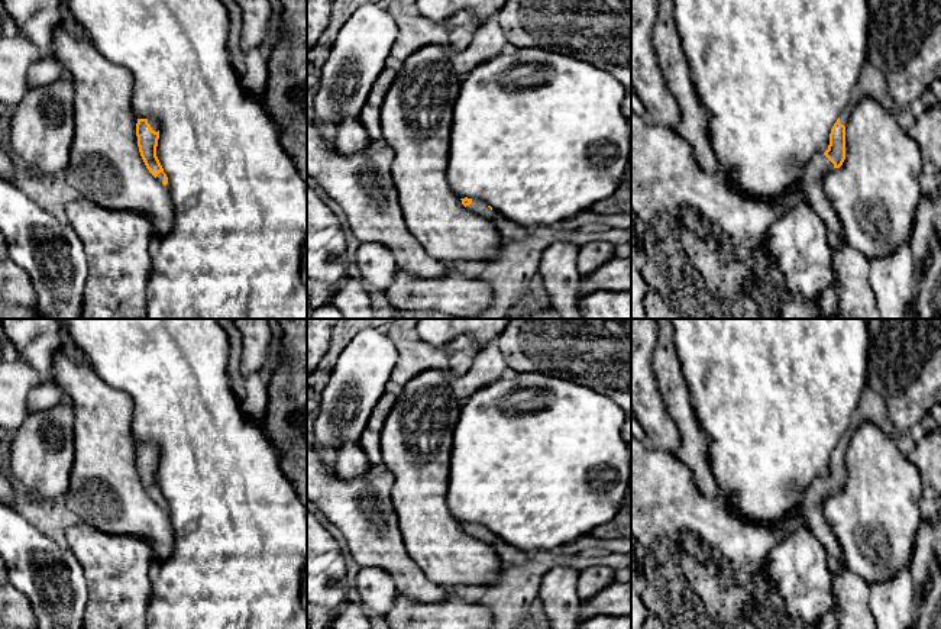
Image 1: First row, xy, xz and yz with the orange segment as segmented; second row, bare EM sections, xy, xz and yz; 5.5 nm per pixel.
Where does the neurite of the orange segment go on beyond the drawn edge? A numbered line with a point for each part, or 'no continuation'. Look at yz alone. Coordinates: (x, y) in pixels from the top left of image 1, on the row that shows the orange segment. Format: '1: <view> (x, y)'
1: yz (846, 113)
2: yz (701, 258)

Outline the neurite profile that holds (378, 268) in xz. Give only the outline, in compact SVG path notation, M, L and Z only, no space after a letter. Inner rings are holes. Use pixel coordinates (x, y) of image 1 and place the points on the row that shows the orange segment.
M360 242L355 257L368 288L387 290L400 271L391 251L381 243Z

